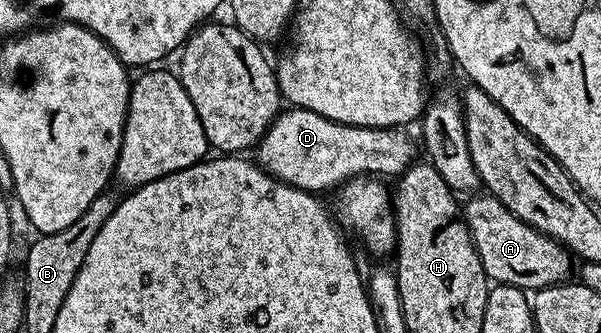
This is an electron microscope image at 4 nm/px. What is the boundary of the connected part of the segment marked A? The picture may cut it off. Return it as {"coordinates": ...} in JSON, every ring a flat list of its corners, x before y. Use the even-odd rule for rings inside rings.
{"coordinates":[[479,195,468,196,471,198,468,199,467,205,465,201,462,211,471,232,473,243,477,247,477,255,481,259,481,267,485,271,488,282,496,285,512,285,524,291,534,291,550,285,564,284,570,278,567,277,570,273,572,276,573,265,571,269,571,261,573,262,573,254,571,250,559,241,554,241,549,235,537,231,529,223,517,219,517,215,513,215,495,197,490,195,475,196]]}

